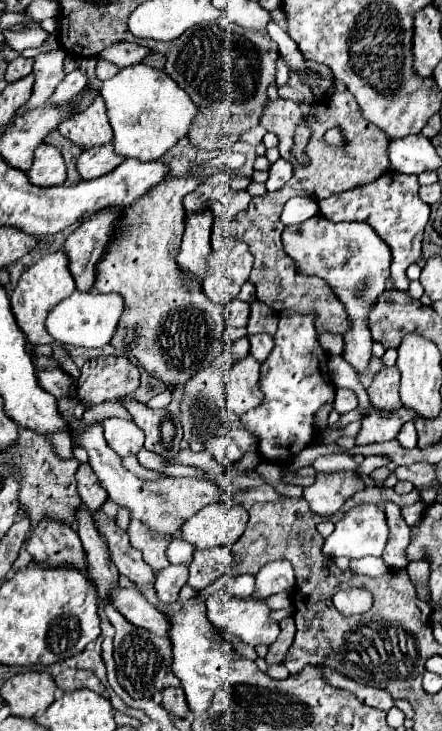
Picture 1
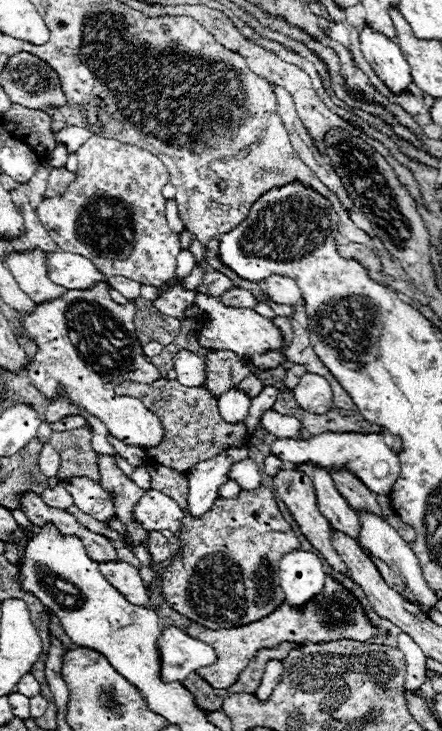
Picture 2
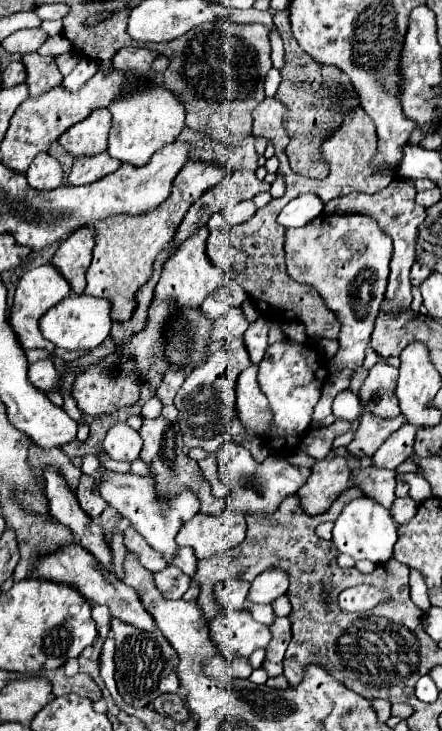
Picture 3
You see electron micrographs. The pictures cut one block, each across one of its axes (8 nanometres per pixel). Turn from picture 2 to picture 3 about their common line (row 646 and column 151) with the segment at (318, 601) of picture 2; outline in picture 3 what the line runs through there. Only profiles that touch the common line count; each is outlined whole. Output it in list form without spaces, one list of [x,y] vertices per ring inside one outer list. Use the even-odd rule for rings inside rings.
[[[188,160],[188,164],[180,170],[178,178],[174,180],[174,188],[170,198],[160,204],[156,210],[144,214],[144,216],[112,216],[102,222],[96,222],[96,242],[92,250],[92,264],[86,272],[86,296],[96,298],[108,298],[112,306],[112,318],[114,320],[128,320],[134,312],[134,294],[138,286],[146,284],[152,276],[152,264],[156,260],[156,254],[168,246],[168,242],[174,238],[184,214],[188,212],[190,204],[196,202],[206,190],[210,190],[214,184],[218,184],[224,176],[230,174],[228,166],[218,166],[212,162],[202,160]]]

